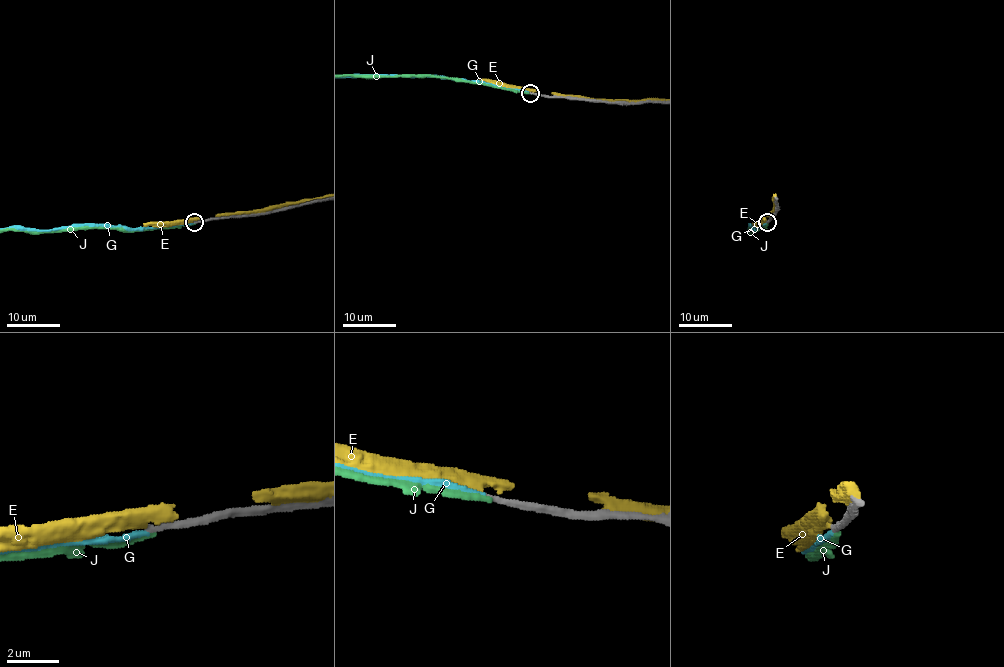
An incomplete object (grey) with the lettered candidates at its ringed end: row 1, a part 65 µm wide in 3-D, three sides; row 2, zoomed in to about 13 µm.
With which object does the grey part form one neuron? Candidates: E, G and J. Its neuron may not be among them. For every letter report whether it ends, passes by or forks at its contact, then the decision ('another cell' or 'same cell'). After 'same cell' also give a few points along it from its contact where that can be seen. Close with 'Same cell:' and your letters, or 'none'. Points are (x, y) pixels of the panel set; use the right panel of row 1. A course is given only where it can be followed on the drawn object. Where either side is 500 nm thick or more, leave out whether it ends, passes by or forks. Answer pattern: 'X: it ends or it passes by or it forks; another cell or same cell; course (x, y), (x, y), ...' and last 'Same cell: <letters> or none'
E: it passes by; another cell
G: it ends; same cell
J: it ends; another cell
Same cell: G

